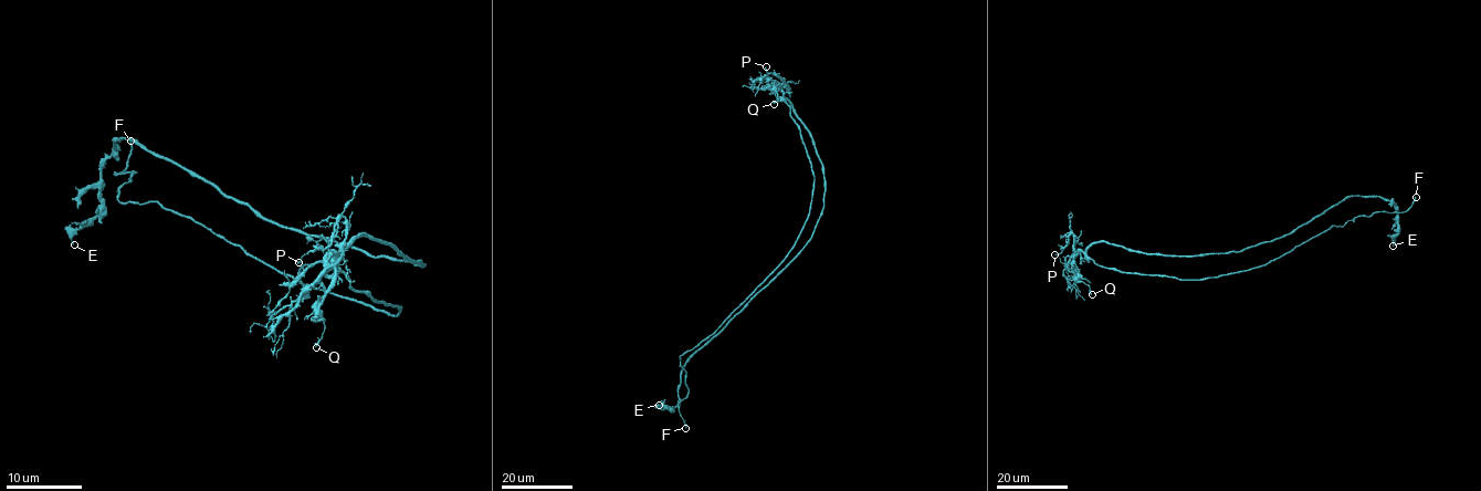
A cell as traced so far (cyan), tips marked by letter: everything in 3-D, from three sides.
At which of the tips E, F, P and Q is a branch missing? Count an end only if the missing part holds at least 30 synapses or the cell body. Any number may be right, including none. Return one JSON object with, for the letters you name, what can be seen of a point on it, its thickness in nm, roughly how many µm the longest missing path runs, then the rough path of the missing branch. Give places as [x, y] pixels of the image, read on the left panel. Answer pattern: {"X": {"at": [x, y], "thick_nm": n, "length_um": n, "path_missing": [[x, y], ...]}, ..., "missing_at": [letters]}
{"F": {"at": [130, 140], "thick_nm": 180, "length_um": 9, "path_missing": [[130, 140], [130, 148], [123, 154], [101, 156]]}, "missing_at": ["F"]}

